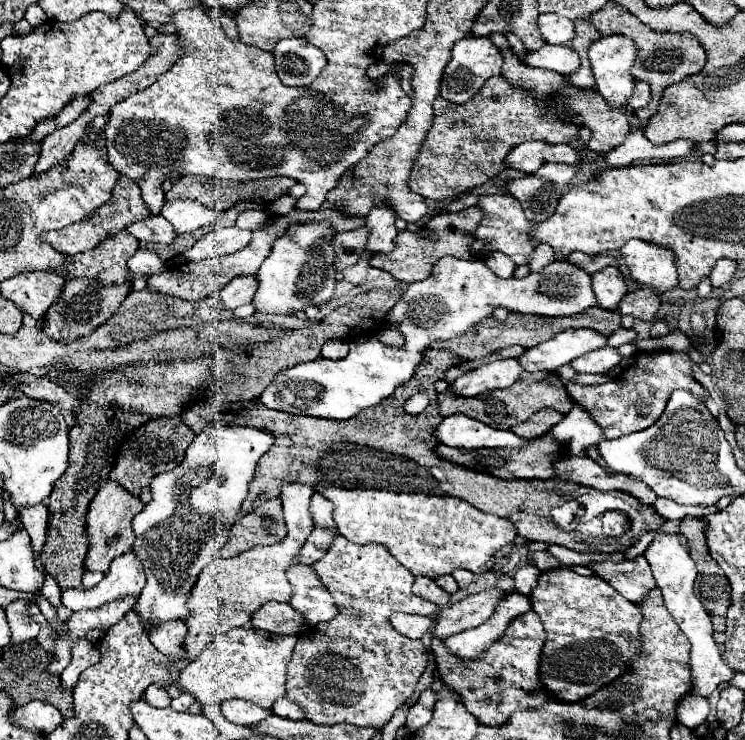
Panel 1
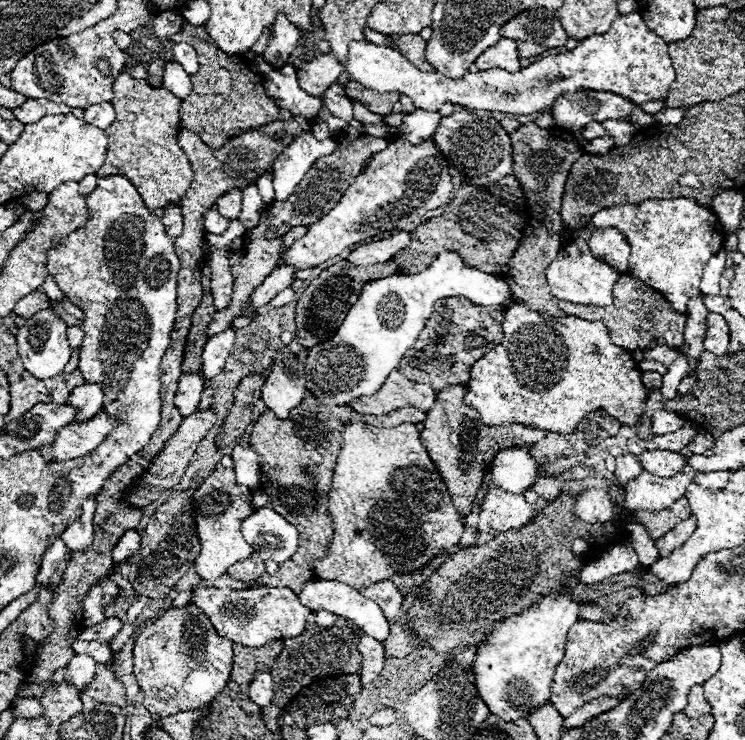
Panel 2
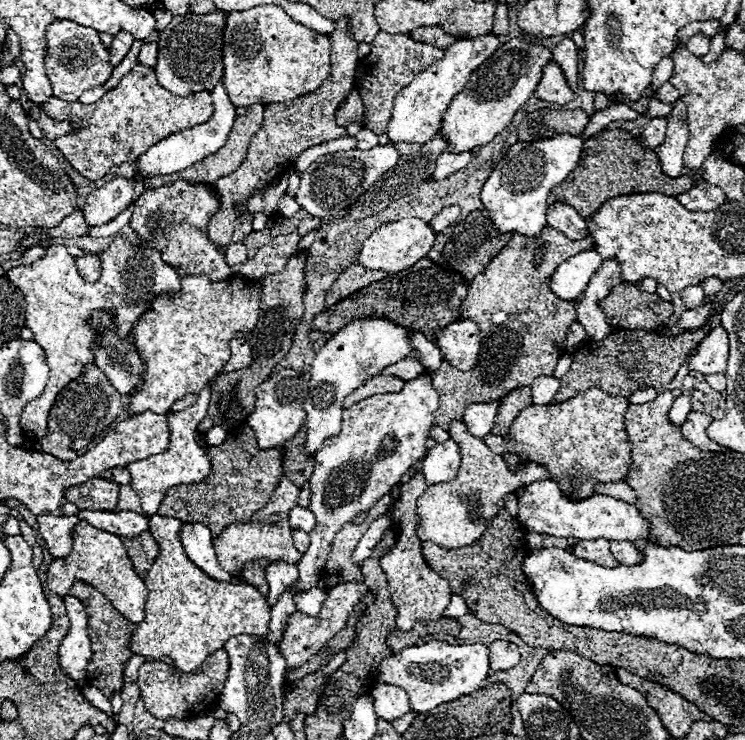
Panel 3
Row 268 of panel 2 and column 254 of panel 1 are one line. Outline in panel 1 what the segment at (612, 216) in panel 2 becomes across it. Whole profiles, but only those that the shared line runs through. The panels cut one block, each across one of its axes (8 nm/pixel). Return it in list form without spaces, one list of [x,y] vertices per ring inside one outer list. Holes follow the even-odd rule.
[[[234,628],[226,634],[216,636],[202,652],[196,656],[180,674],[180,688],[190,692],[198,702],[214,704],[230,698],[240,698],[258,704],[260,708],[270,708],[276,698],[286,694],[286,670],[296,644],[296,636],[276,636],[256,628]]]

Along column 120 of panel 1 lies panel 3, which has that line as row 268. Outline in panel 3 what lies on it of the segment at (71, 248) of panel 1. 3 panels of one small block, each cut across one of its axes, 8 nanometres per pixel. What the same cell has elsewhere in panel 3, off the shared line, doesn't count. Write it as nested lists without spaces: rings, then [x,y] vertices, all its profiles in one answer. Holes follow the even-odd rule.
[[[184,180],[172,186],[146,190],[134,206],[130,226],[142,238],[140,246],[156,246],[164,262],[178,266],[180,274],[200,276],[206,274],[210,282],[220,282],[232,276],[232,268],[226,266],[224,254],[218,254],[216,244],[208,240],[208,218],[218,210],[218,194],[210,184],[188,184]]]

